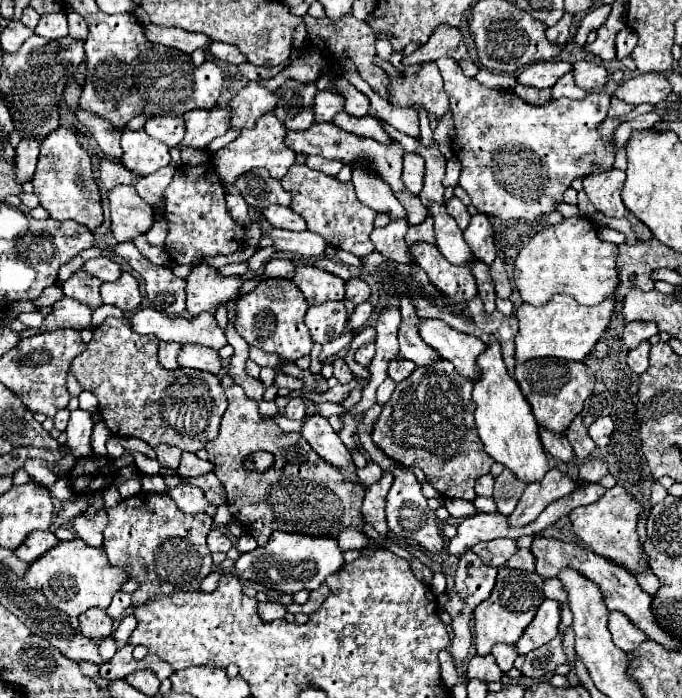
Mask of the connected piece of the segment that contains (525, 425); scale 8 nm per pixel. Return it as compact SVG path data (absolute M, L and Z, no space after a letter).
M490 343L488 349L480 355L478 365L482 369L482 377L474 383L472 399L476 403L474 411L476 429L484 443L486 453L496 463L502 463L510 473L514 473L526 485L542 481L542 477L550 467L548 467L548 455L538 437L538 423L518 383L508 375L500 355L500 347L496 347L496 343Z

